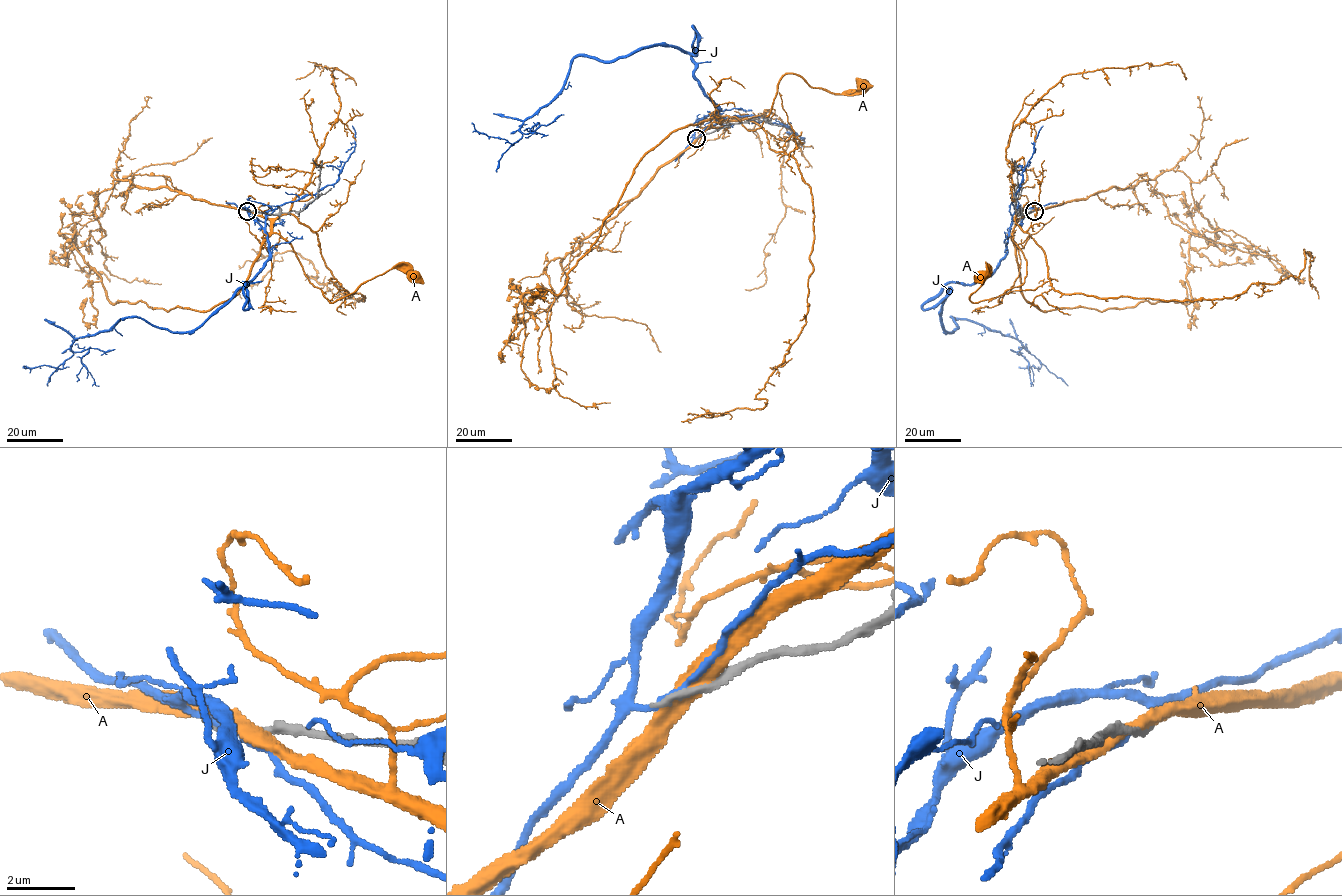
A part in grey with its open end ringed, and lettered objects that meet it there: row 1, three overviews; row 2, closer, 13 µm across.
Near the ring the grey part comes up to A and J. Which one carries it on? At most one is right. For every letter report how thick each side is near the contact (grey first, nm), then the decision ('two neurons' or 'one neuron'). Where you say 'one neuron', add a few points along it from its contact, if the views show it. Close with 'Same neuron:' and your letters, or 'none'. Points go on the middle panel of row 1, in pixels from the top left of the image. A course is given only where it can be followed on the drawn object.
A: 280/440 nm | two neurons
J: 240/140 nm | two neurons
Same neuron: none

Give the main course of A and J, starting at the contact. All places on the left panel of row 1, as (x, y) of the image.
A: (250, 211), (270, 221), (273, 232), (294, 251), (305, 276), (330, 302), (393, 268), (416, 274)
J: (248, 211), (269, 255), (248, 307), (239, 288), (189, 331), (125, 317), (79, 336), (99, 386)

